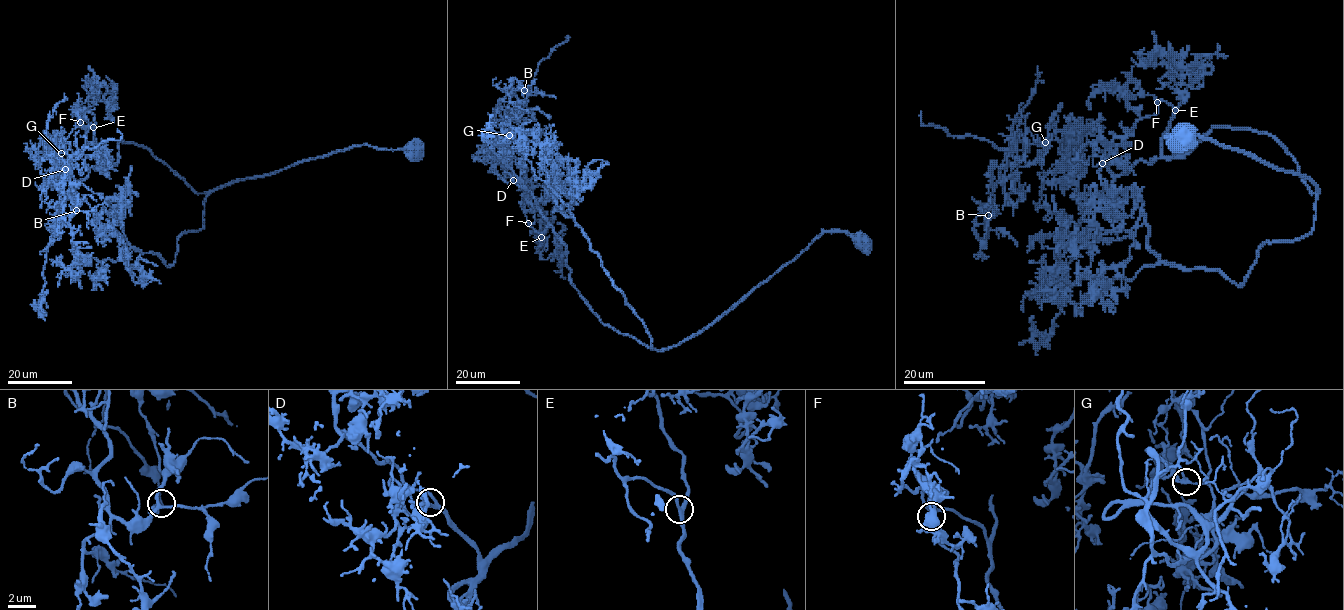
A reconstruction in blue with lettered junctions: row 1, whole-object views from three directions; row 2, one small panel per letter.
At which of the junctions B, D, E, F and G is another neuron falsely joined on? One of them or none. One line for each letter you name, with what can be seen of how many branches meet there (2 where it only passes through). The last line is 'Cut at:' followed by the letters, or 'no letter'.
G: branches 2
Cut at: G

